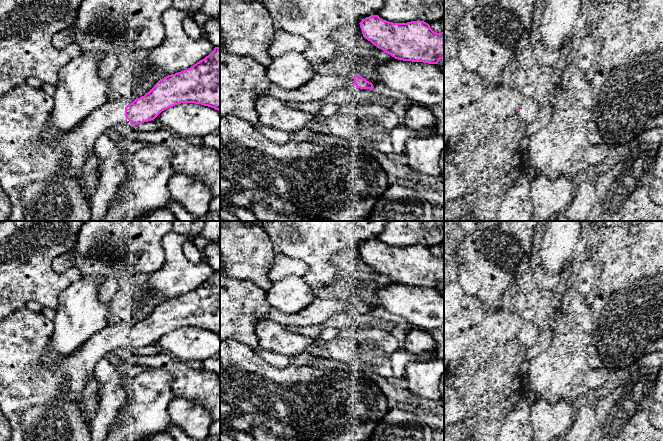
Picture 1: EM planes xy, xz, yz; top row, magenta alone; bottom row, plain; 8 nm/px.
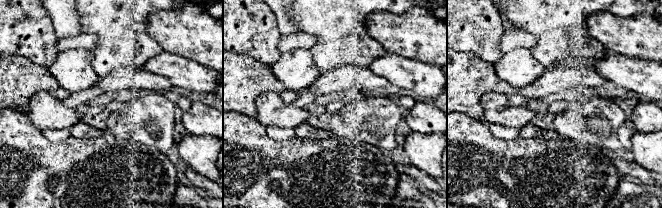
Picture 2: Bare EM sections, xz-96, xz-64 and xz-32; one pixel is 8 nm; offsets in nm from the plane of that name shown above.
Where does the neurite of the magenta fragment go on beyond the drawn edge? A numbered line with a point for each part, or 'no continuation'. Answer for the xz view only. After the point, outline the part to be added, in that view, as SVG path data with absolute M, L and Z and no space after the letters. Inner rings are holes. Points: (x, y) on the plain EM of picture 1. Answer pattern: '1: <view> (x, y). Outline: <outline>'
1: xz (243, 304). Outline: M220 263L220 342L232 339L241 342L256 350L259 339L255 332L258 322L269 320L284 326L307 327L321 325L332 316L342 311L354 310L354 301L340 301L336 299L318 299L307 308L295 314L287 314L269 305L266 300L266 291L251 281L229 277Z

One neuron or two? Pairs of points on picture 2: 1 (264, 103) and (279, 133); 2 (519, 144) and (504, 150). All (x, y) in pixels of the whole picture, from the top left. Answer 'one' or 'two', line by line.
1: two
2: one

